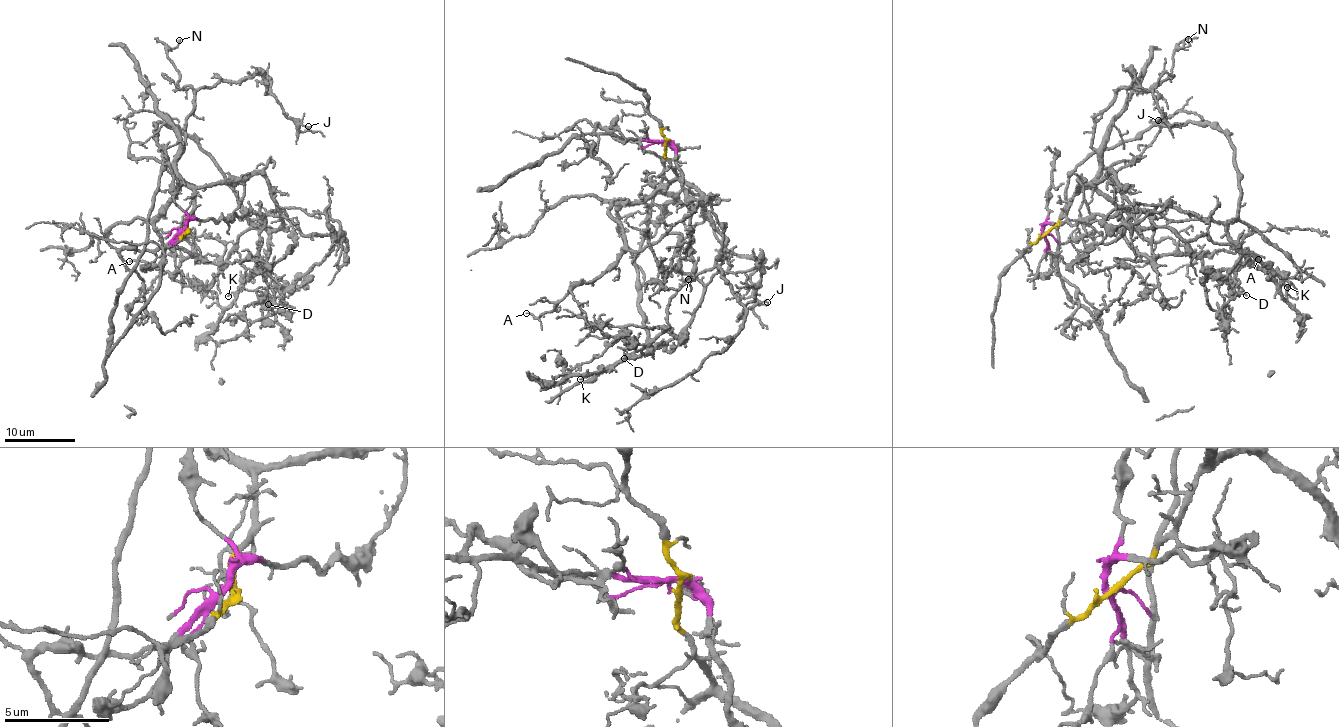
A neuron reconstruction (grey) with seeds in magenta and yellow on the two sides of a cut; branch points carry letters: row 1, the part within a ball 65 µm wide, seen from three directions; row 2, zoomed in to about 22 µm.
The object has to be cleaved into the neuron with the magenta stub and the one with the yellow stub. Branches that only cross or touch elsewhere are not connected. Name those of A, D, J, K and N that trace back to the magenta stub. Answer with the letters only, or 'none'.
D, K

